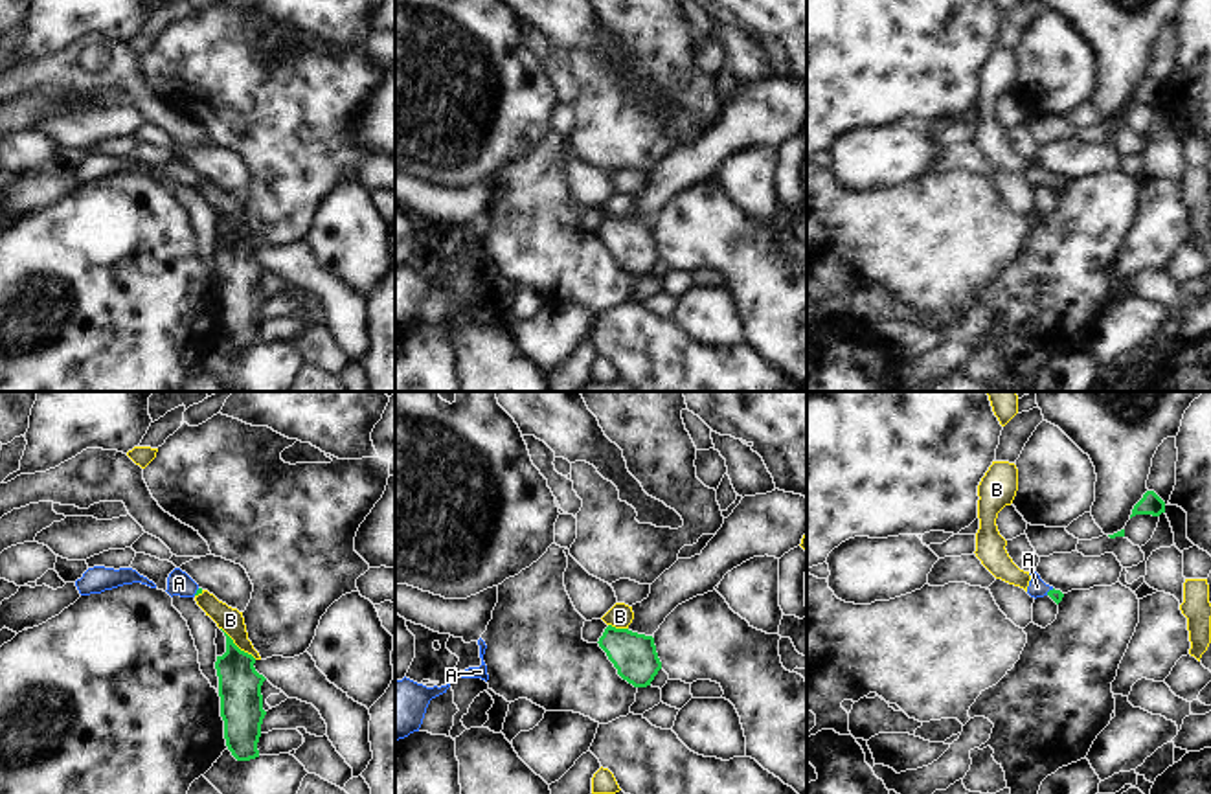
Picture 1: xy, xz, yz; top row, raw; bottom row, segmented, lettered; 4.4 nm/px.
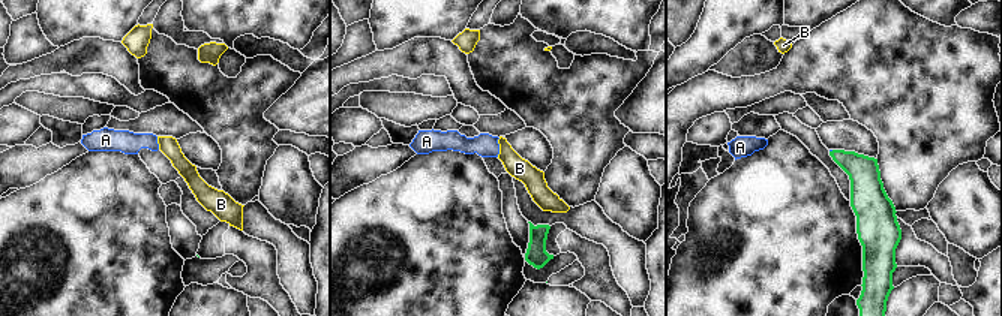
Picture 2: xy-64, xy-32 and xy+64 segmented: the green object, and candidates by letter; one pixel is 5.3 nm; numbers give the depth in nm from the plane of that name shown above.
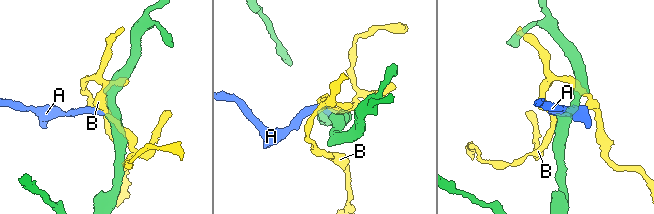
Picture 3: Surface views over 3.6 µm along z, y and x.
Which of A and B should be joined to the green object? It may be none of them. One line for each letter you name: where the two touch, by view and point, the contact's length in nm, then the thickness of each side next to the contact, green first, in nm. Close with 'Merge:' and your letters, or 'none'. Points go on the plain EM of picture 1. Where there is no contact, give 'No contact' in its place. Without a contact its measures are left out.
A: Touches green at yz (1050, 179). Shared border 50 nm. Thickness 50 nm (green) against 80 nm
Merge: A.

